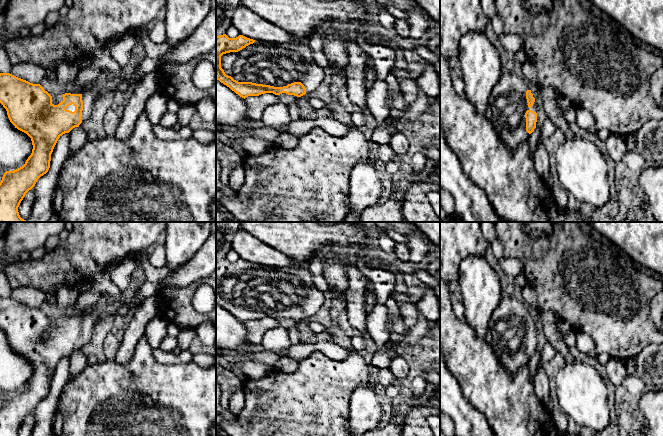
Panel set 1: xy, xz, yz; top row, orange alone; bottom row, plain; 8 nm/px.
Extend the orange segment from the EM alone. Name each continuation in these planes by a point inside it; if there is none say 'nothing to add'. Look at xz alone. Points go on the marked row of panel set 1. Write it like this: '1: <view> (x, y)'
1: xz (278, 65)

